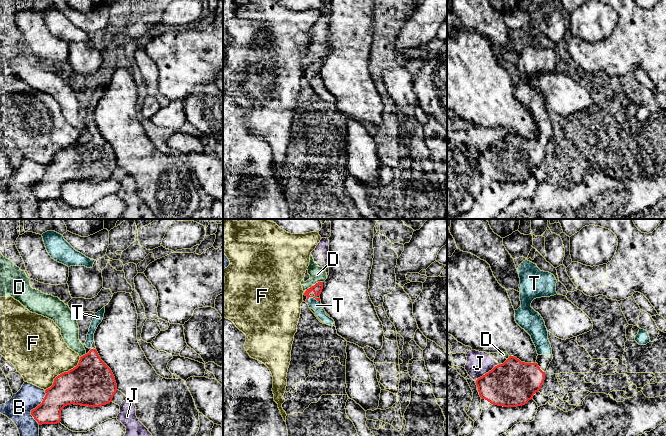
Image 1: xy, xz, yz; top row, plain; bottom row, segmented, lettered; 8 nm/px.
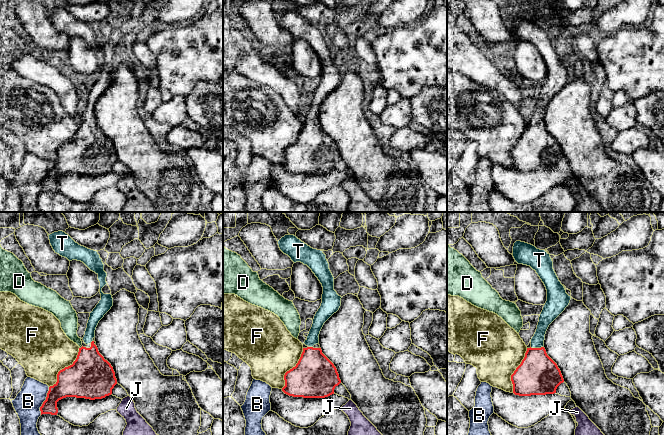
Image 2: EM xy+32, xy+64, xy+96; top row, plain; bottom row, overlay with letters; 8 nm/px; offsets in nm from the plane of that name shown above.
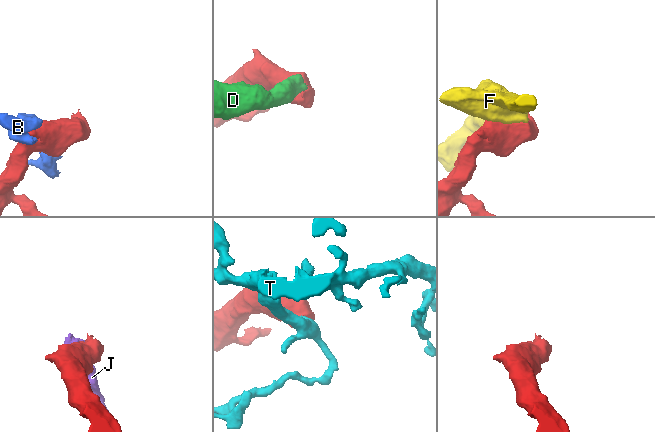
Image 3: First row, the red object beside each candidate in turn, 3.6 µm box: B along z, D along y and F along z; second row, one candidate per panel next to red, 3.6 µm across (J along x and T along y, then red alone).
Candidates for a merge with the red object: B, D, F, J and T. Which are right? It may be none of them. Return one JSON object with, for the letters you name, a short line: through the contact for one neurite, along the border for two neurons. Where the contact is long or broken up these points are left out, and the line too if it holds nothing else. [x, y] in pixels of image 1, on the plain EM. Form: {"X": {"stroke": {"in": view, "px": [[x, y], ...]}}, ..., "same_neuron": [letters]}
{"T": {"stroke": {"in": "xz", "px": [[317, 64], [308, 68], [313, 73], [313, 78], [316, 81]]}}, "same_neuron": ["T"]}

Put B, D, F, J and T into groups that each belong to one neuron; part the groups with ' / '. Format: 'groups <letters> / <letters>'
groups B / D J / F / T

